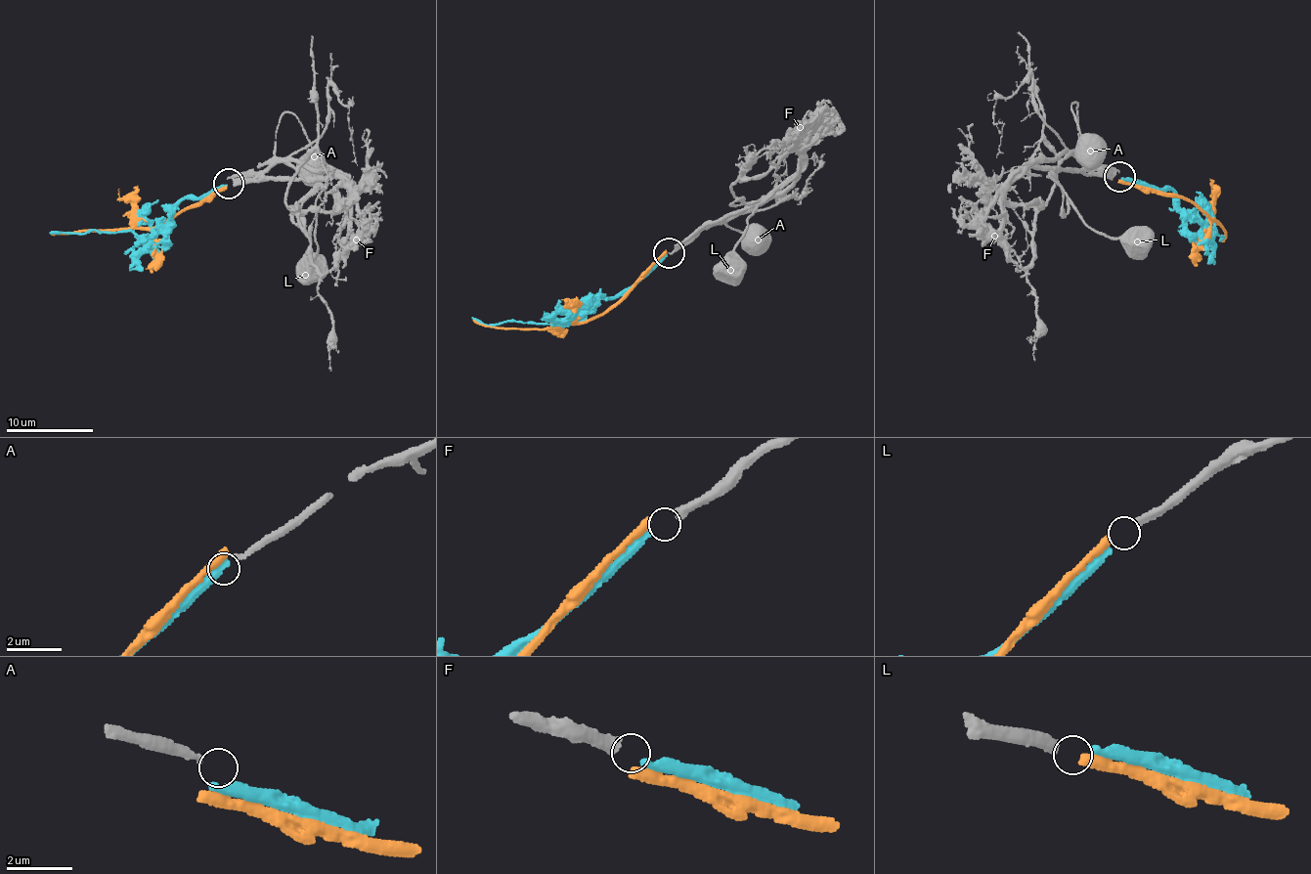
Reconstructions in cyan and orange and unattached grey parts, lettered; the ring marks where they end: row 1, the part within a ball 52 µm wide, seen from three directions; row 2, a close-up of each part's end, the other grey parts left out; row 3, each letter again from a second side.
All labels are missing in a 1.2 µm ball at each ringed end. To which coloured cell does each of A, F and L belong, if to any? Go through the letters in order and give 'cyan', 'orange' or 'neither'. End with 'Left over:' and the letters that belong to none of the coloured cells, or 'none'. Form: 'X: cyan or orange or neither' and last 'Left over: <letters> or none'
A: neither
F: cyan
L: orange
Left over: A

